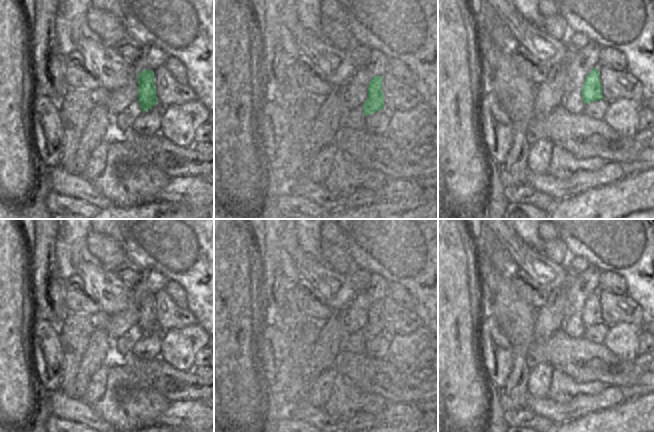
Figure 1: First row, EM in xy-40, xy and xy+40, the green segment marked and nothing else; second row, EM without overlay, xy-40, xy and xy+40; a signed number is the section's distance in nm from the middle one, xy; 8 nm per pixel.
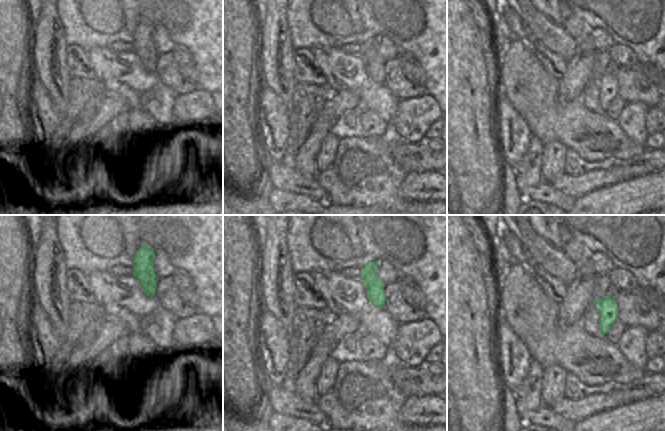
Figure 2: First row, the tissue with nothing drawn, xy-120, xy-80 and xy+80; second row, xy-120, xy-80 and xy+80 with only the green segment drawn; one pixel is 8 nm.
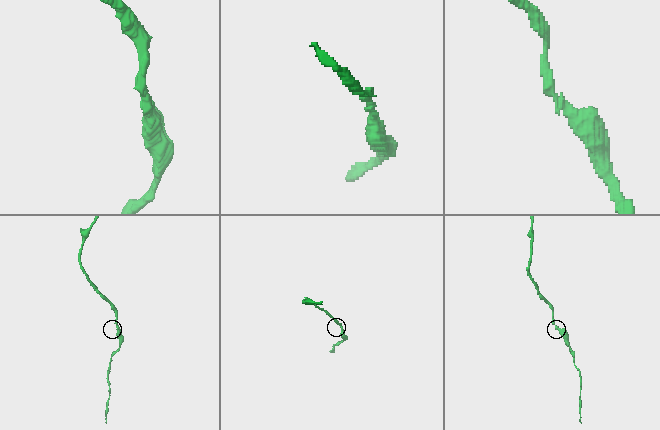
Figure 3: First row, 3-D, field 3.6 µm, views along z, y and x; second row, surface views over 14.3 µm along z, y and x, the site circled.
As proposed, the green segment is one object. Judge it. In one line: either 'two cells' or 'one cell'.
one cell

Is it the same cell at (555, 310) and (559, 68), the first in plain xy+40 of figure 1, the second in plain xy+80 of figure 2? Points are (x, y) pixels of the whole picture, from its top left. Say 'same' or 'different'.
different

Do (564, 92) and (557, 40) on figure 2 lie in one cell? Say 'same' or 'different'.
different

